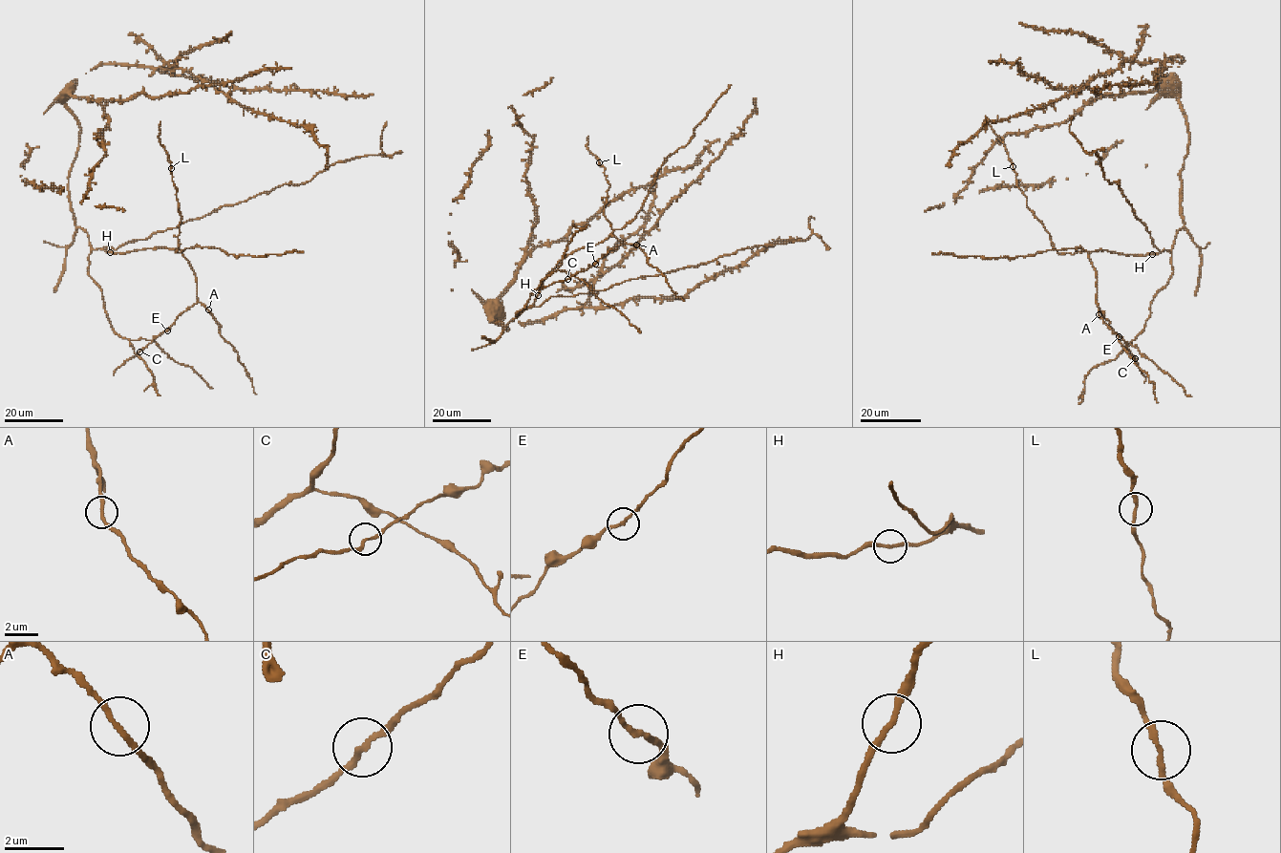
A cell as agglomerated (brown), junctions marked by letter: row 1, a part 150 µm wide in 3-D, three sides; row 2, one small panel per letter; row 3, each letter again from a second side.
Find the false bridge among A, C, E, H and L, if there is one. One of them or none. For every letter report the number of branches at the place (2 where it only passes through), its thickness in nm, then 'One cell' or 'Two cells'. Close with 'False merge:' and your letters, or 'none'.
A: Branches: 2. Thickness 190 nm. One cell
C: Branches: 2. Thickness 190 nm. One cell
E: Branches: 2. Thickness 180 nm. One cell
H: Branches: 2. Thickness 200 nm. One cell
L: Branches: 2. Thickness 200 nm. One cell
False merge: none

